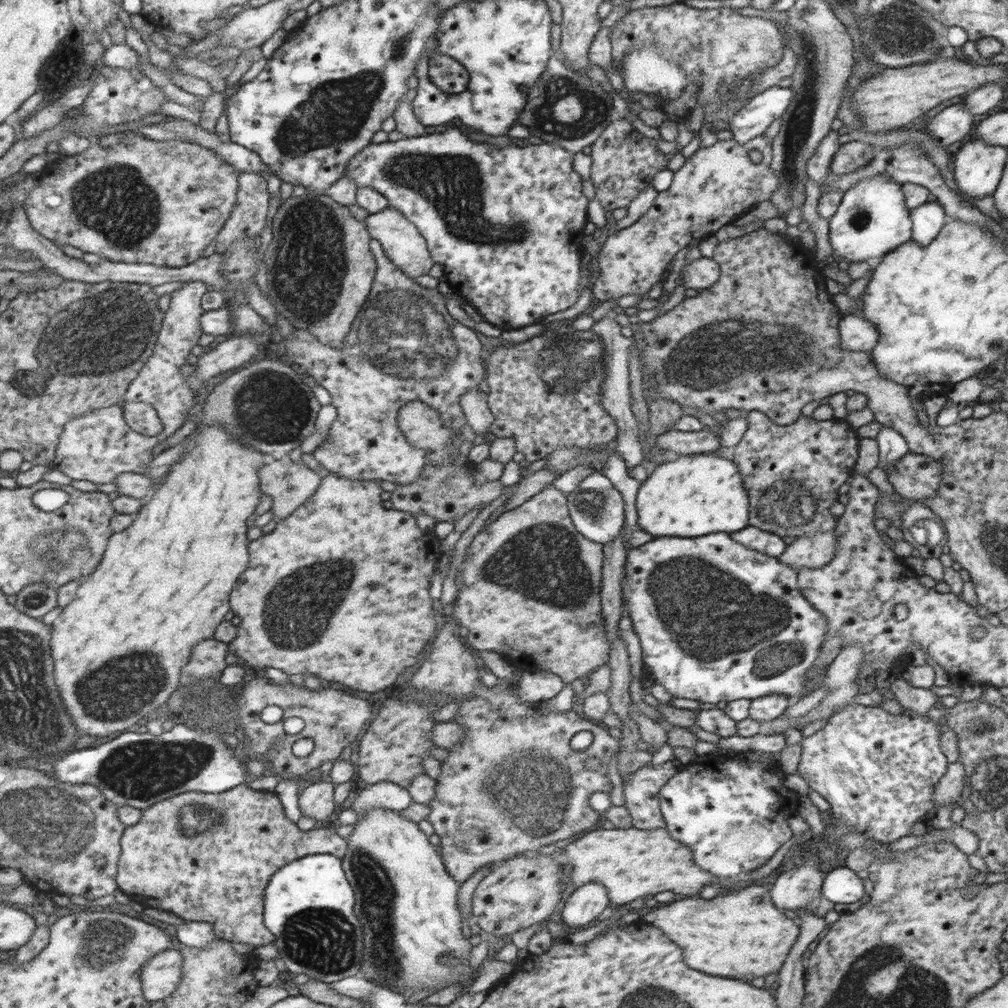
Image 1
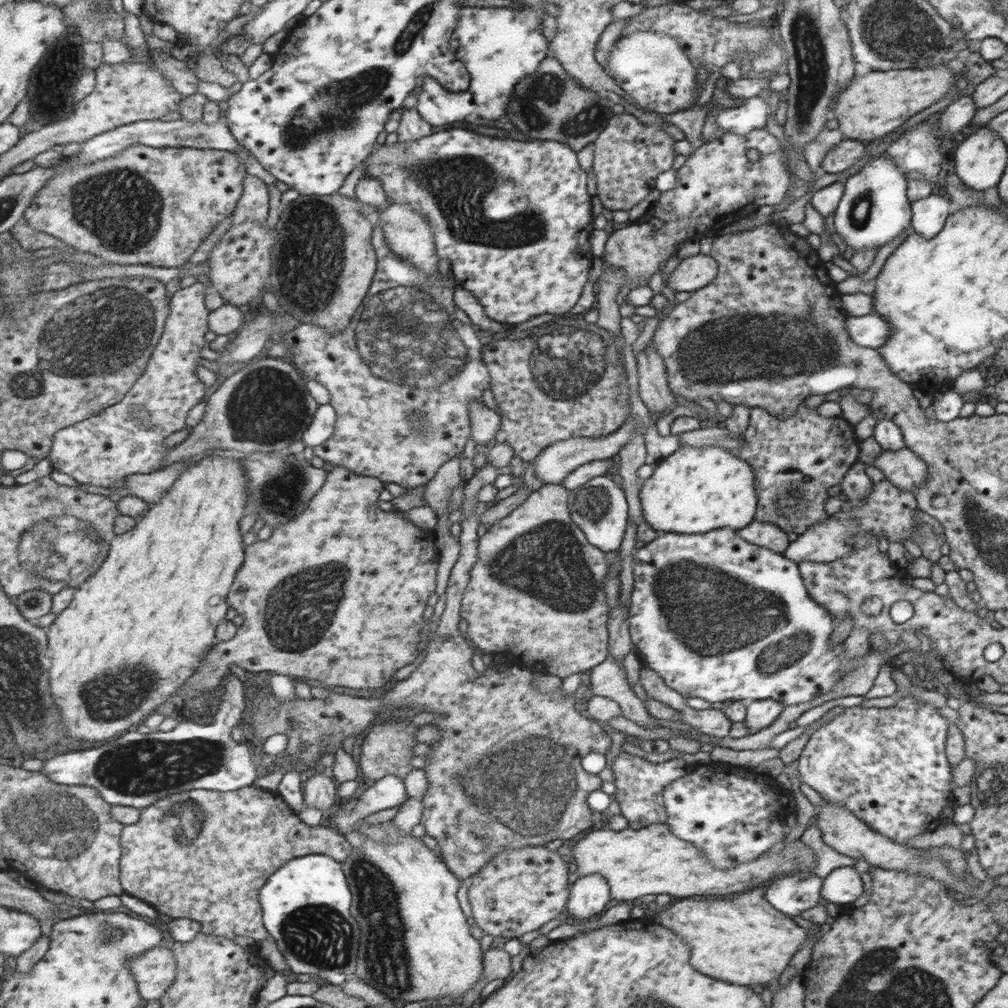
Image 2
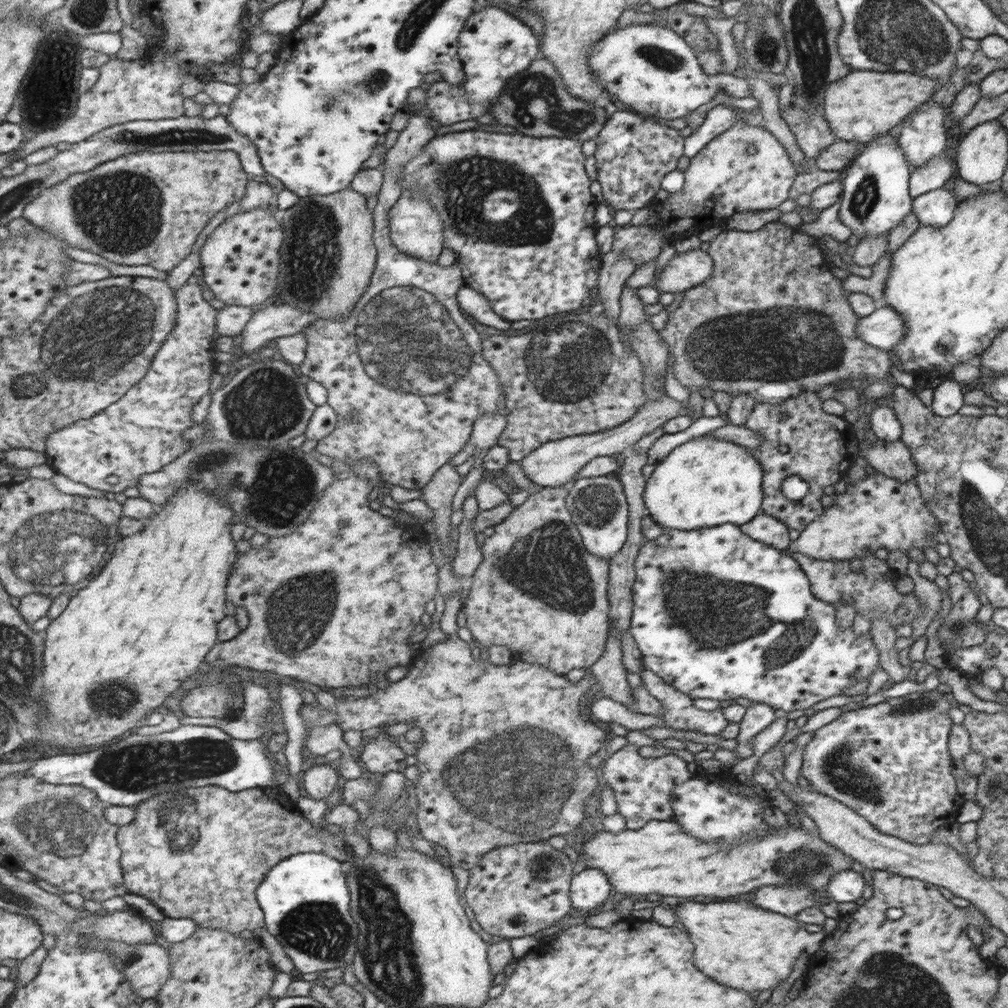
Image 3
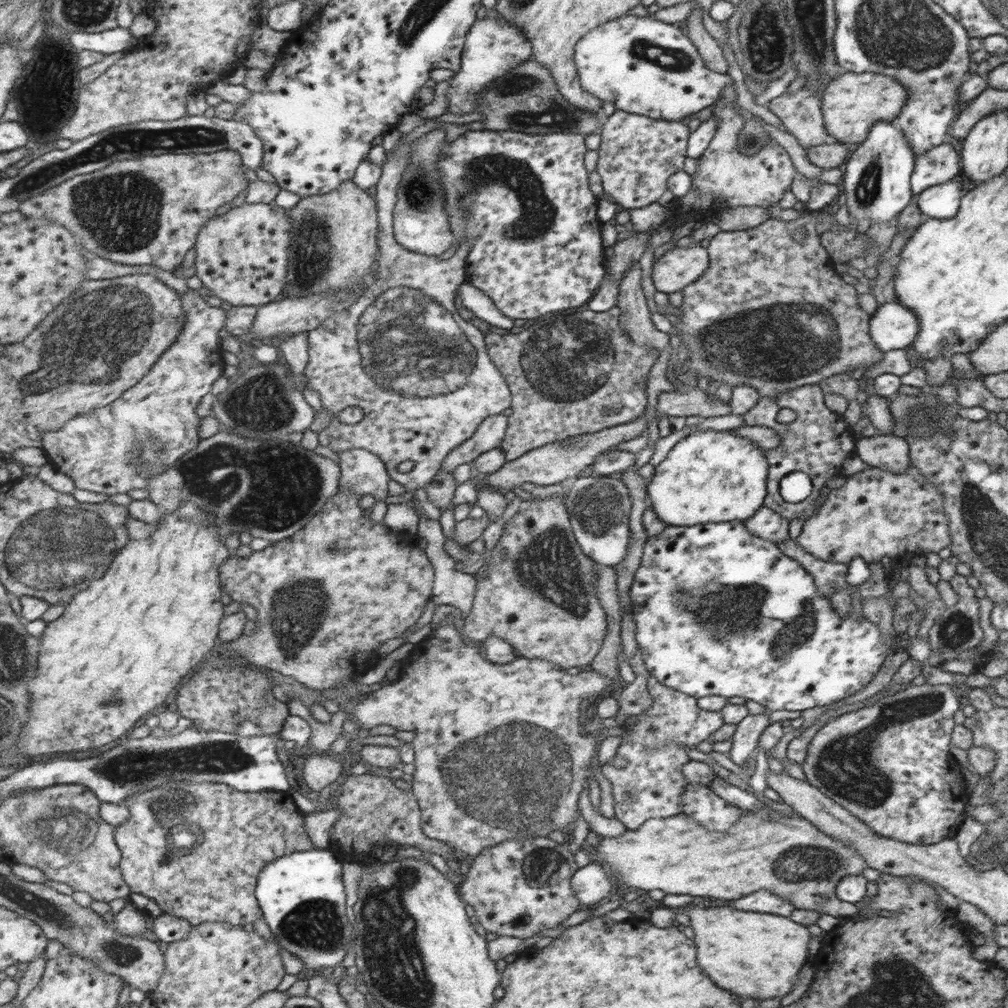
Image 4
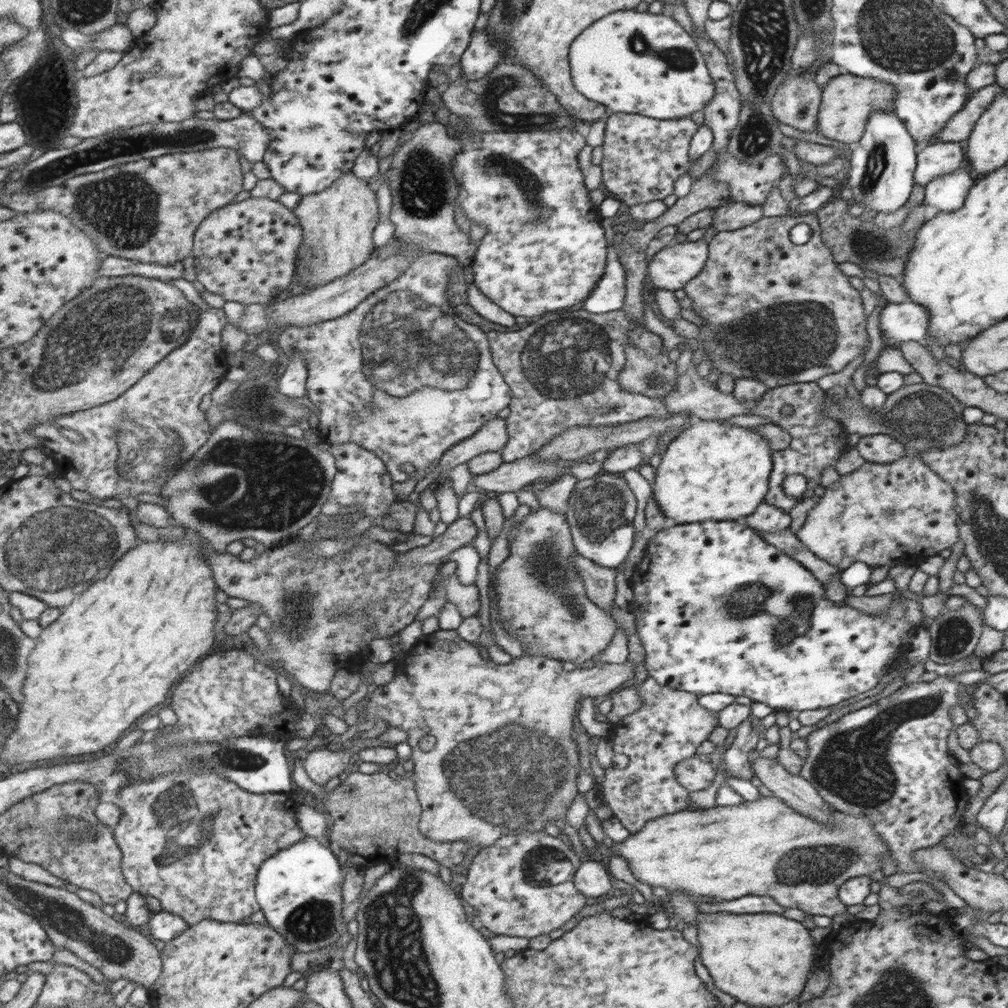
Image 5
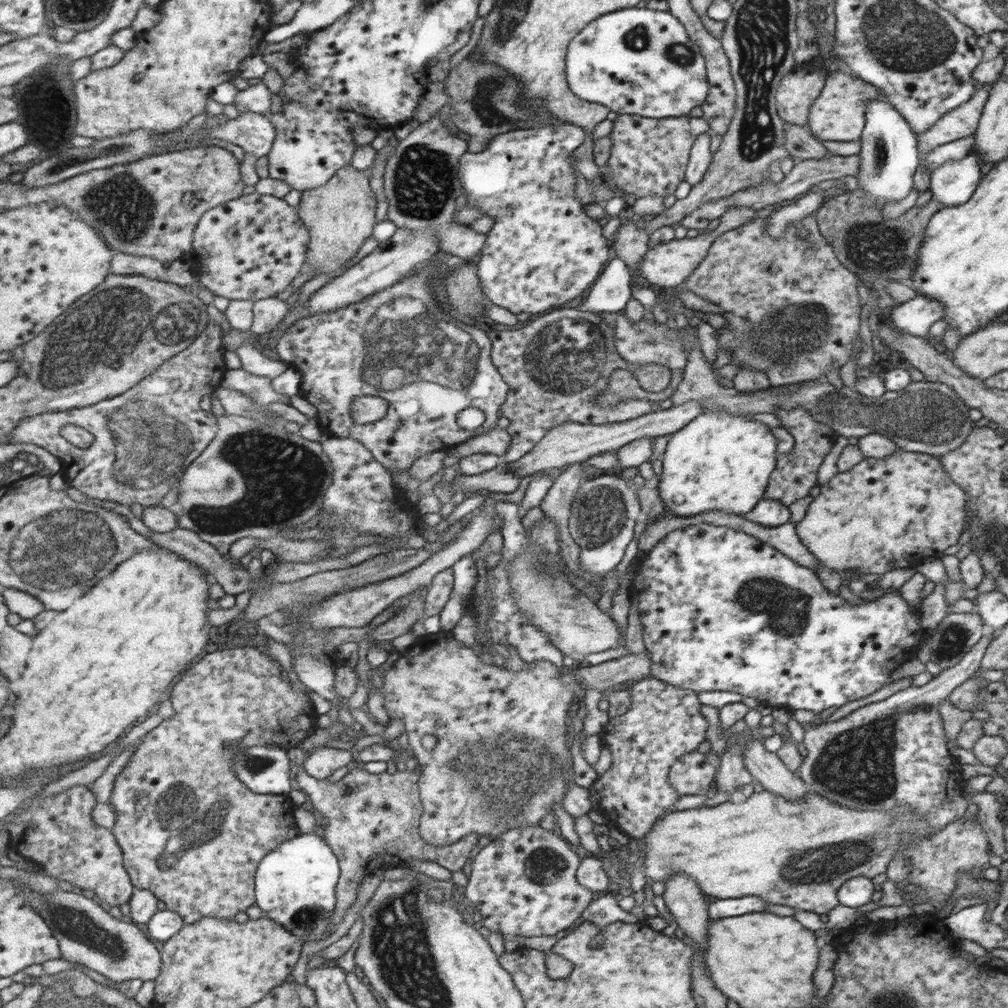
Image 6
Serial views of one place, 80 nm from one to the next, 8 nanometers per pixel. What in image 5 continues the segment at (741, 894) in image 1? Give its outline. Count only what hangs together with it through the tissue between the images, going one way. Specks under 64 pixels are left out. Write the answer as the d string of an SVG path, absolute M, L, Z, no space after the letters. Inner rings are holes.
M697 913L696 918L699 960L709 972L716 989L749 1007L779 1007L797 1000L801 986L809 976L809 966L813 962L813 944L809 932L800 922L773 913L737 914L737 916Z

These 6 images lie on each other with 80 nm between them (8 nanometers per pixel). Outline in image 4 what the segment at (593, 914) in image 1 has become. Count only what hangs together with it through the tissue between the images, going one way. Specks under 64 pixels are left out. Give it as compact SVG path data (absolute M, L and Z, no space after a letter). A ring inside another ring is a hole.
M589 862L587 865L575 871L574 878L571 879L574 895L584 907L593 906L595 902L600 902L611 890L611 882L607 874L597 866L597 862Z

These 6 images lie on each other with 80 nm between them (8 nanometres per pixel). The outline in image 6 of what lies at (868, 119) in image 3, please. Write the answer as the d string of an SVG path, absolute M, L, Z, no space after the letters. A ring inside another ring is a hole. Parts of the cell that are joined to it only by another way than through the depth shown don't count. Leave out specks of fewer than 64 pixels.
M831 73L827 76L826 86L814 100L807 119L807 130L821 141L849 142L861 139L866 122L866 103L883 100L880 88L863 82L855 75Z

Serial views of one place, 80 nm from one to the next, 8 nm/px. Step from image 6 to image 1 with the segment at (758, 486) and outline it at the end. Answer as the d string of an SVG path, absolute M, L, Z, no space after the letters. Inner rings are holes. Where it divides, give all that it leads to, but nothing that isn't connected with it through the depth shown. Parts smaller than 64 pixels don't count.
M713 452L691 455L677 455L669 462L656 465L651 475L639 482L634 508L637 514L637 527L651 537L675 536L694 538L711 535L712 532L741 531L750 519L750 496L743 486L743 476L734 461L715 455Z

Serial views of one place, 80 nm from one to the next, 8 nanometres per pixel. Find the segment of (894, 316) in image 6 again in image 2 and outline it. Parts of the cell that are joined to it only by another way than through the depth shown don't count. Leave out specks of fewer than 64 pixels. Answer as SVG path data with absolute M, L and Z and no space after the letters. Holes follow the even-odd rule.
M869 313L865 316L851 316L847 322L847 333L851 341L865 348L880 347L889 334L888 322L881 314Z

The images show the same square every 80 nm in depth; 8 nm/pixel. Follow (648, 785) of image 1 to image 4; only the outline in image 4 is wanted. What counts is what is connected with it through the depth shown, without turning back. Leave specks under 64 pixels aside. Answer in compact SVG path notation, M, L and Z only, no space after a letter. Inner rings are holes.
M654 676L647 677L646 689L652 698L652 705L636 715L636 724L626 728L629 733L621 735L620 745L614 755L625 764L617 767L607 762L599 766L600 772L611 784L614 817L630 831L647 819L667 818L682 812L681 796L688 783L682 767L689 758L681 746L693 748L697 742L709 738L725 722L720 711L699 709L696 697L659 684Z

